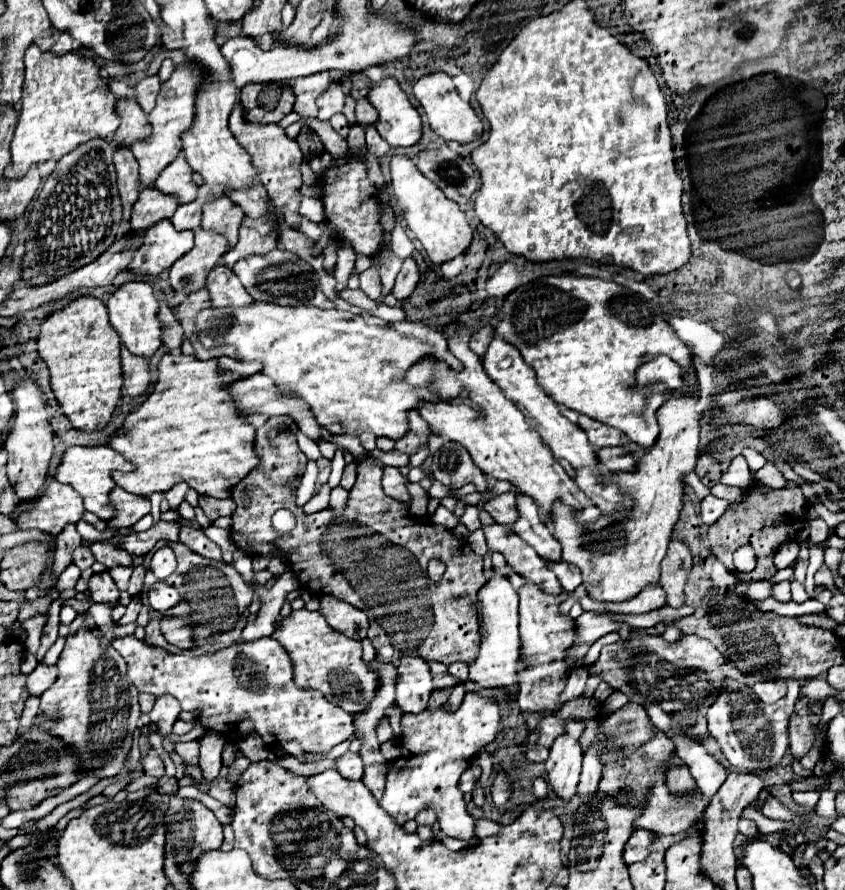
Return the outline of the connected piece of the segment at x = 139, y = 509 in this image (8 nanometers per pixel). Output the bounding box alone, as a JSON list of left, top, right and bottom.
[107,486,151,528]

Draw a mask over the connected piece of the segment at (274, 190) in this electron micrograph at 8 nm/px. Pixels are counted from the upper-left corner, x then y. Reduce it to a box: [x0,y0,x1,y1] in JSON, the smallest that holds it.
[229,102,303,228]

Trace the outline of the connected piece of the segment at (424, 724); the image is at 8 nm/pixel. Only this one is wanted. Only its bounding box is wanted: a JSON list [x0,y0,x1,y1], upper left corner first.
[379,692,501,840]

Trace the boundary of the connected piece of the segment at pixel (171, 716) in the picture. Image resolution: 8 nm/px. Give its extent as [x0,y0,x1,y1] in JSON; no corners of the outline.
[149,694,181,736]

